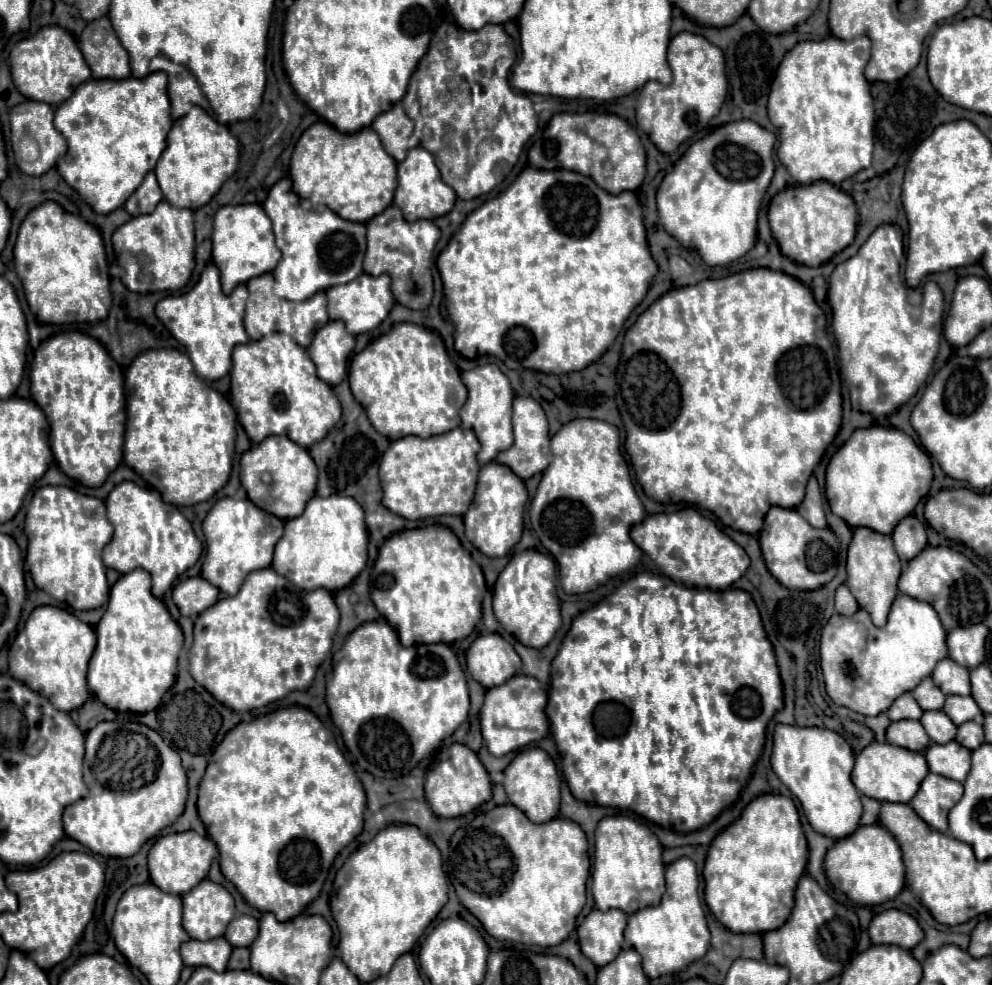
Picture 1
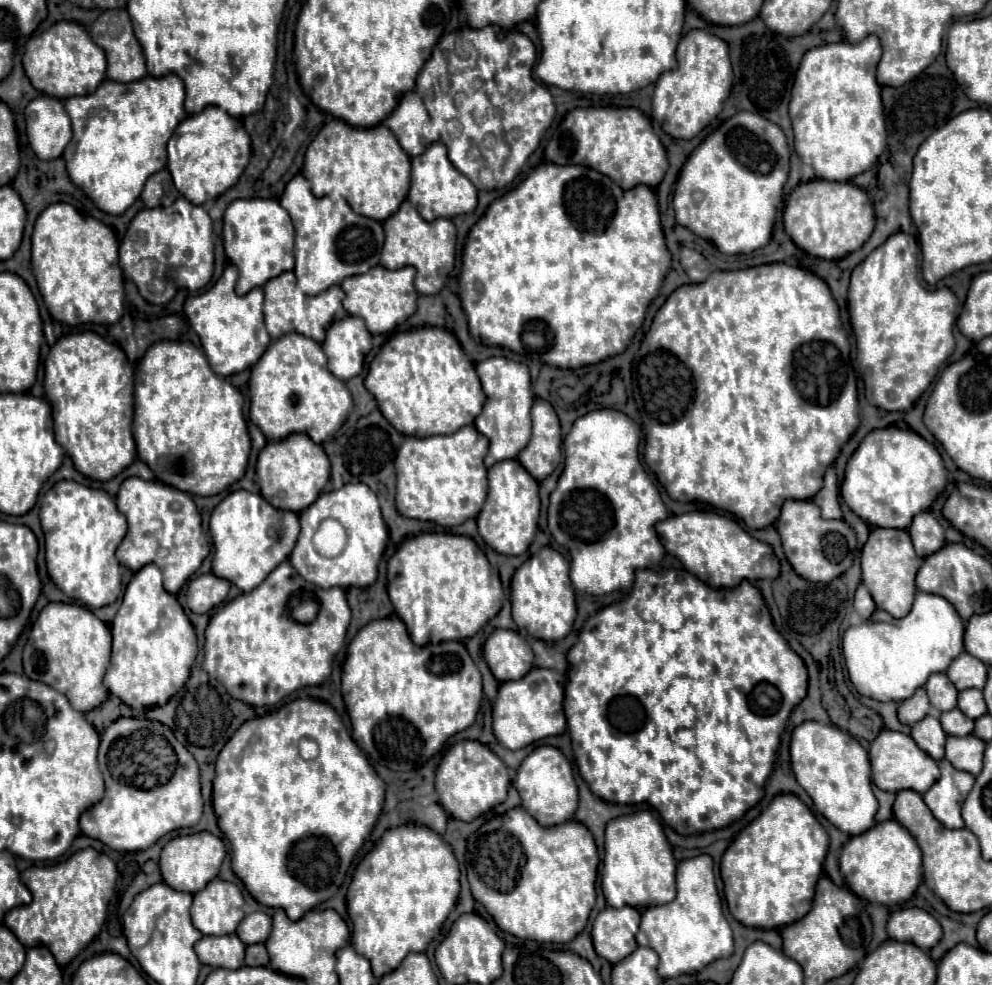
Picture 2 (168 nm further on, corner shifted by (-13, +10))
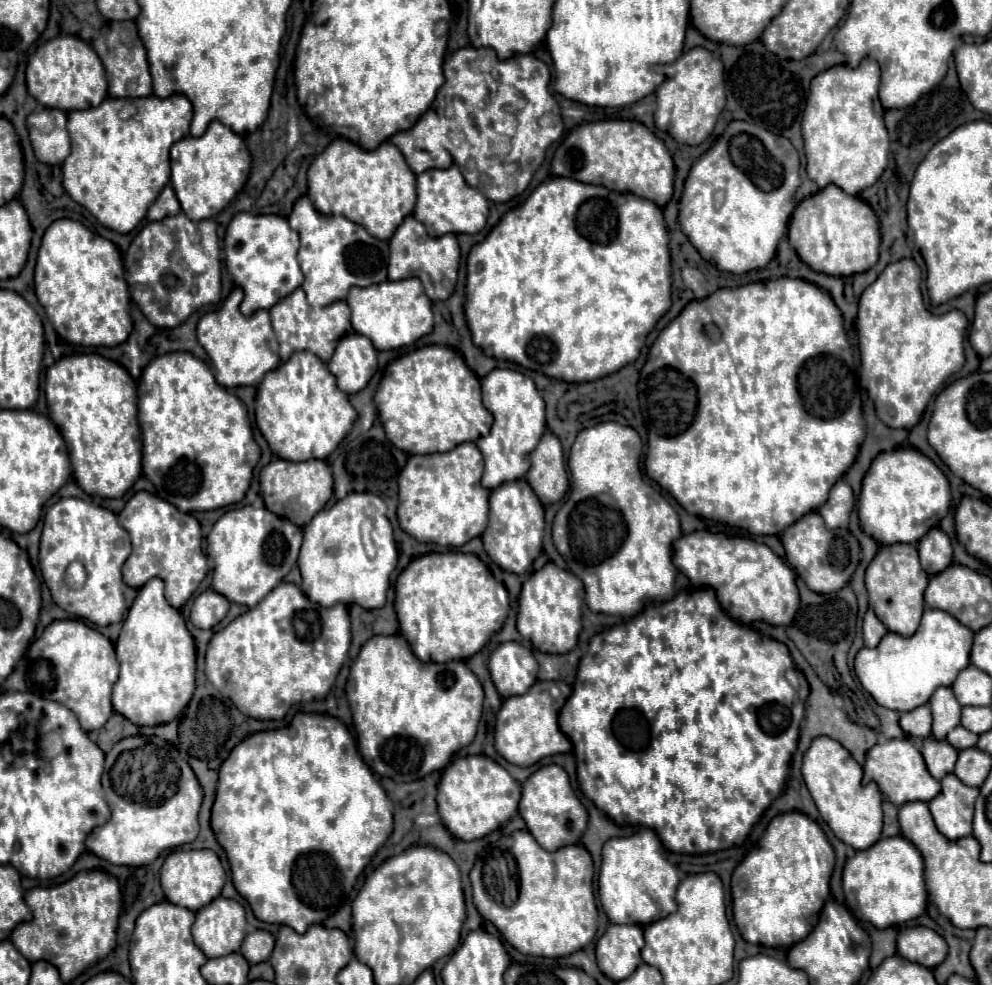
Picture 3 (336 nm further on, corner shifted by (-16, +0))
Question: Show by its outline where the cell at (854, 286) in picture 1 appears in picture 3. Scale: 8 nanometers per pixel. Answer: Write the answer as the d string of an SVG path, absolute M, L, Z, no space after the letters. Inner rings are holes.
M906 257L886 265L858 301L860 379L874 401L878 419L888 427L912 429L920 421L930 397L964 365L966 315L958 309L932 315L922 303L920 281L920 267L912 257Z

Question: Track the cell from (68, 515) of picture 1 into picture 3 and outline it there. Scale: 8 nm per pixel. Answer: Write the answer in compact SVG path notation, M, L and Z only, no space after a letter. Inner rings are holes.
M78 497L60 498L56 503L47 507L44 516L44 526L42 531L42 539L40 539L40 571L42 577L46 581L46 585L50 587L52 599L58 607L62 607L66 613L80 617L80 619L88 619L90 623L96 623L100 627L116 623L122 619L124 611L126 611L126 603L124 603L124 581L122 581L122 565L130 555L130 541L128 541L128 533L124 527L120 527L116 515L110 509L104 509L100 505L88 503L84 499ZM80 561L86 569L86 583L80 589L72 589L66 585L64 575L70 563Z

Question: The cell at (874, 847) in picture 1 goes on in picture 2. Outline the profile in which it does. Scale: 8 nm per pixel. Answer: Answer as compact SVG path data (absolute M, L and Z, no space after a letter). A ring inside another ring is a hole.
M895 819L877 823L869 831L851 837L841 851L841 873L847 887L869 903L885 907L907 903L921 883L921 849L915 839Z

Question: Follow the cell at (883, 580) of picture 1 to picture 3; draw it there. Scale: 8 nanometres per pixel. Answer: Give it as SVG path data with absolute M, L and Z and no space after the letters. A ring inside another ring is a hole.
M904 543L882 545L866 569L866 589L870 607L890 631L900 633L904 637L912 635L920 623L924 611L926 585L928 585L928 573L924 573L924 569L920 567L914 545Z

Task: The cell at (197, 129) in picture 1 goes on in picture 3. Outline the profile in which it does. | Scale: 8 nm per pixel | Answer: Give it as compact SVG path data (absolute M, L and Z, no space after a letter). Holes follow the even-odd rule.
M212 121L202 137L184 137L172 145L170 151L170 185L182 205L182 211L194 221L210 219L218 215L242 189L248 179L252 157L246 149L244 139L232 133L220 121Z

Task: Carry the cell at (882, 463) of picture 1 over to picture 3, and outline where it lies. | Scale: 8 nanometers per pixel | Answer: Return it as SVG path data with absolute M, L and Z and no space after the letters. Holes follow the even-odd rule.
M912 447L878 453L862 483L864 493L860 491L858 497L860 527L882 545L918 543L950 509L950 485L946 475L926 455Z

